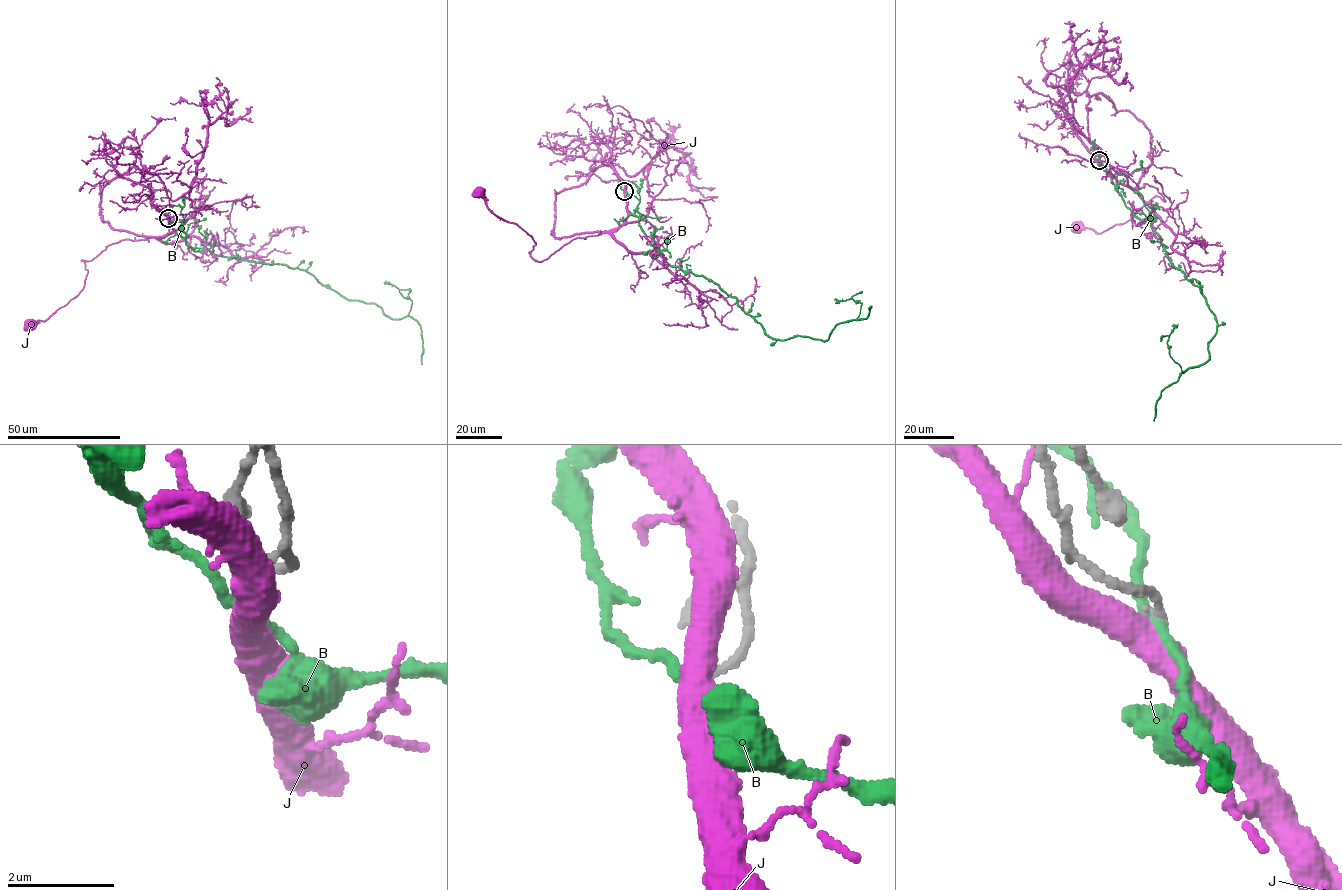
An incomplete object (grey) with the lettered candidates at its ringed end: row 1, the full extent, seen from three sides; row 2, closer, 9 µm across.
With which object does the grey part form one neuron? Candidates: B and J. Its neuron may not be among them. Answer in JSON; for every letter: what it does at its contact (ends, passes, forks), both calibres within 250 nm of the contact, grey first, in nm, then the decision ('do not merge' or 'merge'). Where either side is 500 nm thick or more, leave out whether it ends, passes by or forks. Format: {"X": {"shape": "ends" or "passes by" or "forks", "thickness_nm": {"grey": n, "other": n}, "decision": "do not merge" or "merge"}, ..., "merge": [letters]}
{"B": {"shape": "passes by", "thickness_nm": {"grey": 160, "other": 190}, "decision": "do not merge"}, "J": {"shape": "passes by", "thickness_nm": {"grey": 160, "other": 480}, "decision": "do not merge"}, "merge": []}

